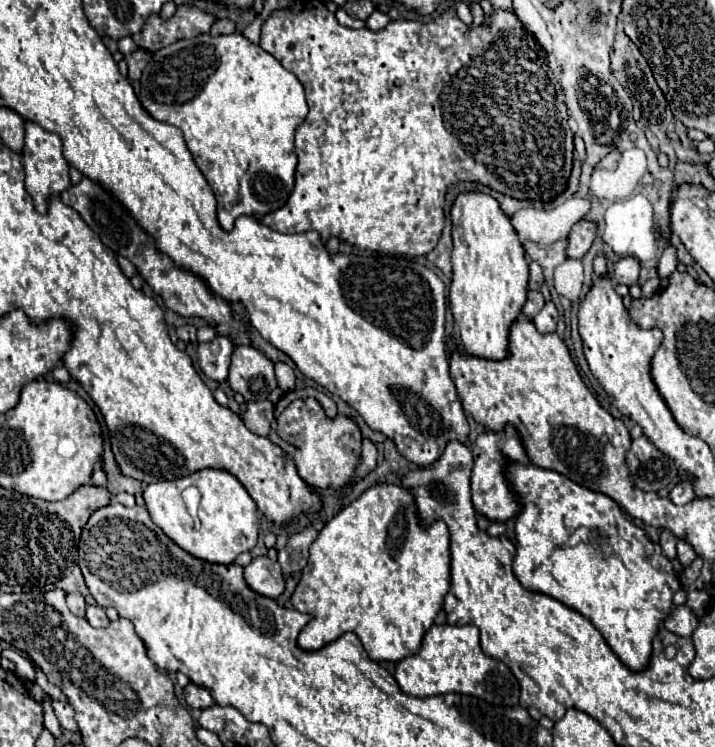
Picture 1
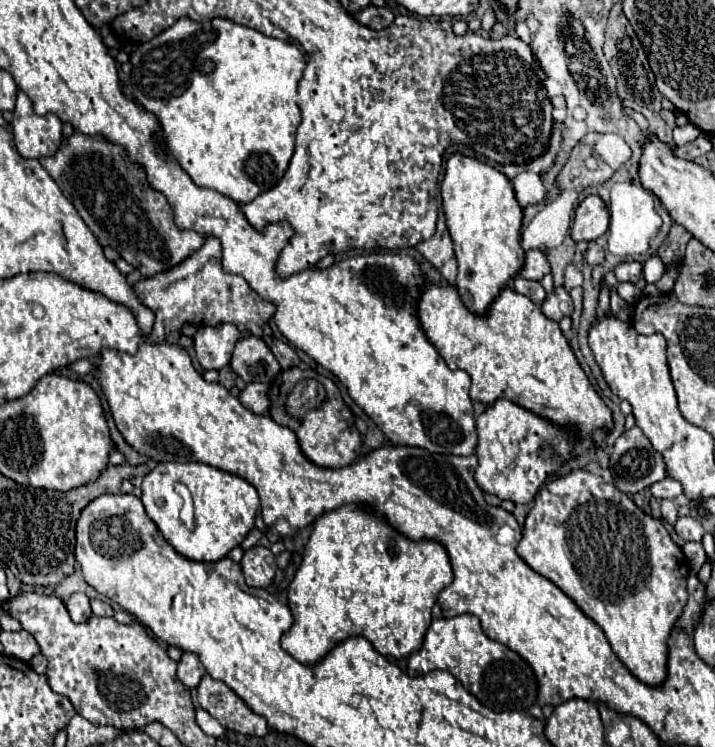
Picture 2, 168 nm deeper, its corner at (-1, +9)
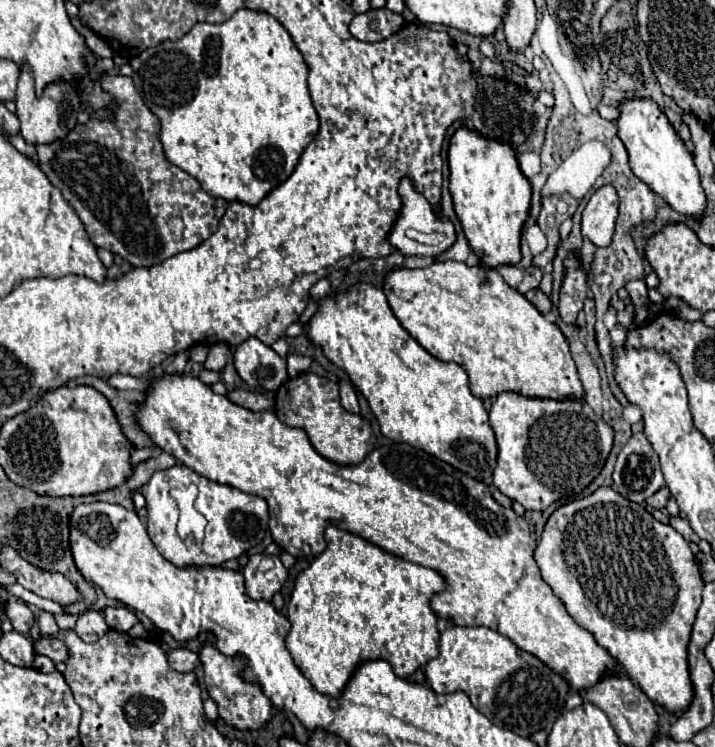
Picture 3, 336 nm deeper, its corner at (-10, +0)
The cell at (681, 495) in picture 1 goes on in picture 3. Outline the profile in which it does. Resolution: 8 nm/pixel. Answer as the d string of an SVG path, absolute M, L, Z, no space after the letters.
M662 487L658 493L654 493L650 499L646 499L646 503L648 505L652 505L652 507L656 507L656 509L662 509L662 507L666 507L666 503L670 501L670 489L666 489L666 487Z

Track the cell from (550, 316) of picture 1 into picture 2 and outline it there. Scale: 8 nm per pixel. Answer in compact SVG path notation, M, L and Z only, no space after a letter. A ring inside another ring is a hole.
M553 290L551 294L547 294L541 310L543 310L543 314L549 316L551 320L557 320L557 322L559 322L559 320L565 318L567 314L571 314L573 304L571 304L571 300L563 300L563 298L557 294L557 290ZM563 304L567 304L567 310L563 310Z

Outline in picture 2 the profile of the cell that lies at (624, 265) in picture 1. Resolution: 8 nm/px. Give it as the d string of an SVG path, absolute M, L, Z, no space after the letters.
M623 262L615 268L617 282L633 282L637 284L641 278L641 264L639 262Z

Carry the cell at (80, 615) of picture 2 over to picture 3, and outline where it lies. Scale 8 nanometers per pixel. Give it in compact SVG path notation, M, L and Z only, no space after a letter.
M88 609L88 611L84 611L84 613L78 615L74 631L78 633L78 637L82 641L92 643L92 641L100 639L108 631L108 625L106 625L106 621L104 621L104 617L102 617L100 611Z

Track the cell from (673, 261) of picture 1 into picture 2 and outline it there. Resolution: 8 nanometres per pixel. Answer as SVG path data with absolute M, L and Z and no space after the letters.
M651 256L645 264L643 264L643 278L645 282L657 282L665 272L665 264L661 258Z

